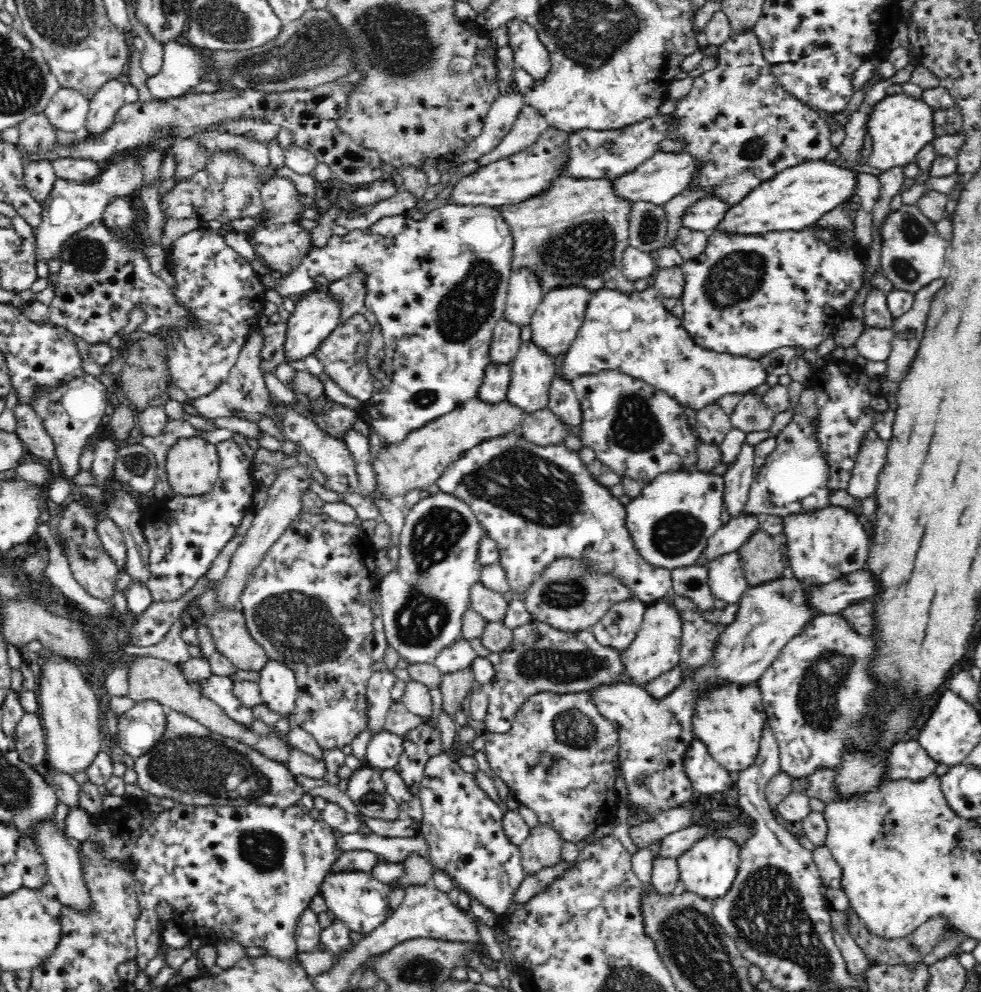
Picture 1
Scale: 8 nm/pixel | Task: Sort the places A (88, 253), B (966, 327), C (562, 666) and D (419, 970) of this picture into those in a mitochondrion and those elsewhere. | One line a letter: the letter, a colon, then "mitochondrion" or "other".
A: mitochondrion
B: other
C: mitochondrion
D: mitochondrion

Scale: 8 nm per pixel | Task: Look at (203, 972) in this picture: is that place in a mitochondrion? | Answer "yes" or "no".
no

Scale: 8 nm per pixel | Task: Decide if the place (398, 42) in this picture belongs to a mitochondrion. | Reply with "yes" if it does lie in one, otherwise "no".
yes

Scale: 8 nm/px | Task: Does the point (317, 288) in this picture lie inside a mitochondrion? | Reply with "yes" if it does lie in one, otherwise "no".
no

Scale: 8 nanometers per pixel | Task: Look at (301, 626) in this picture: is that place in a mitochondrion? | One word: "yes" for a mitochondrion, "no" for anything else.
yes

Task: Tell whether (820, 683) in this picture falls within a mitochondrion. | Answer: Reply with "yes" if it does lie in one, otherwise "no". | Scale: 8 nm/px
yes

